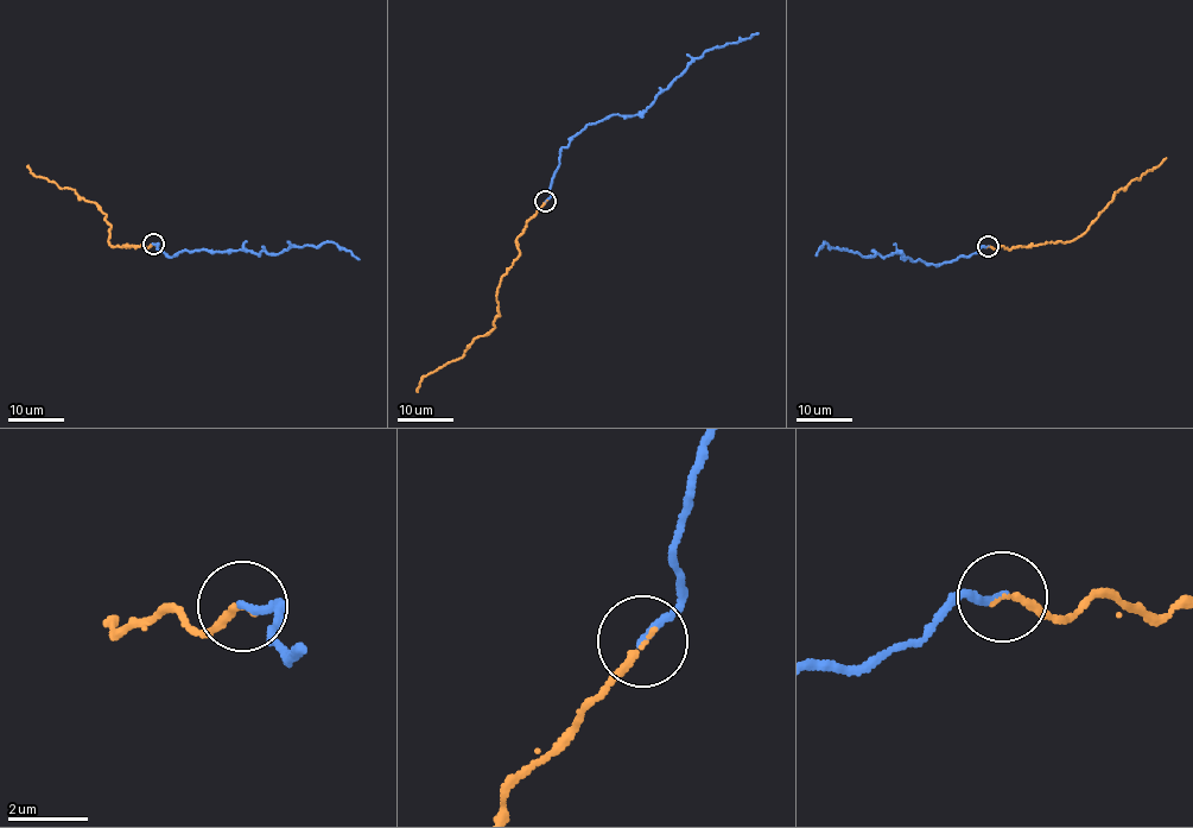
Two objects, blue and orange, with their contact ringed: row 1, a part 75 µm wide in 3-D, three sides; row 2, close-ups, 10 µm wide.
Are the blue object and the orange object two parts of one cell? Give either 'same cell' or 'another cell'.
same cell

